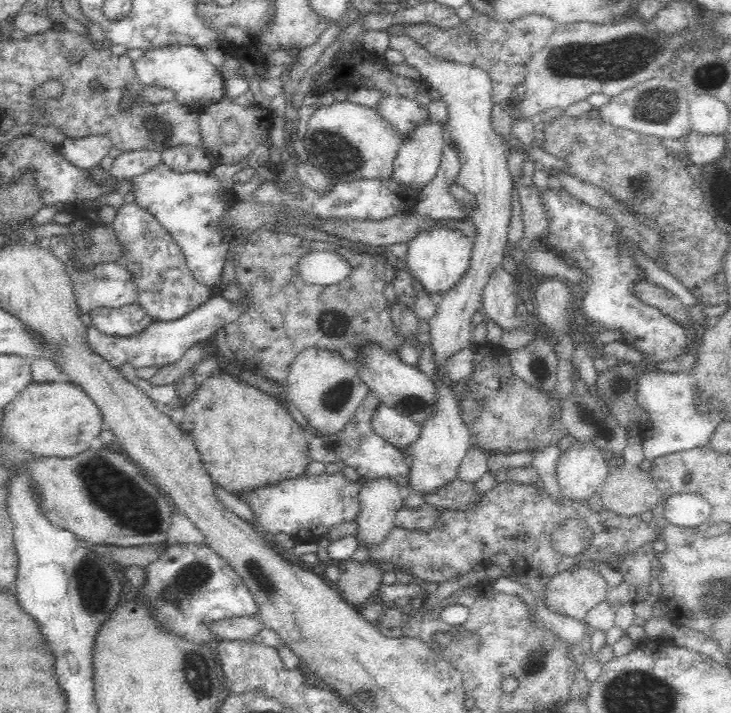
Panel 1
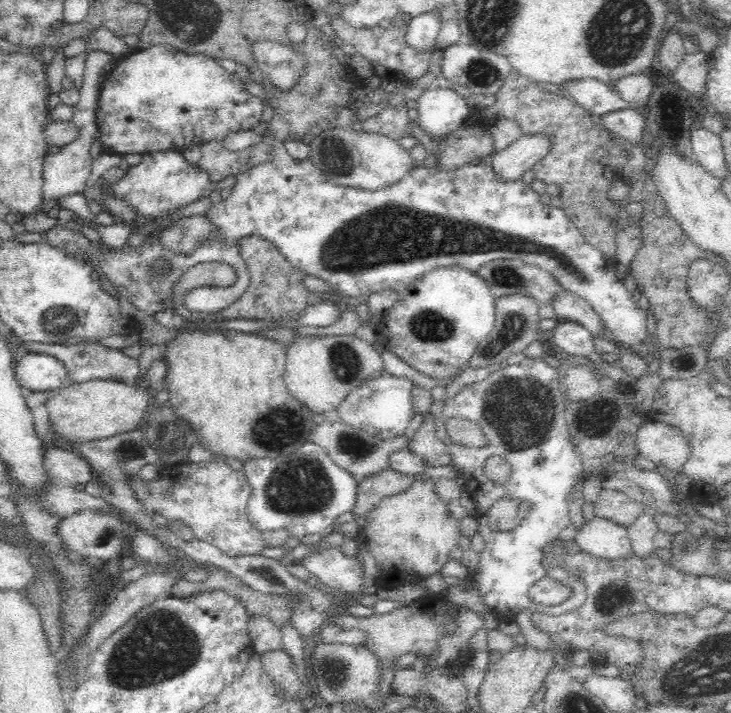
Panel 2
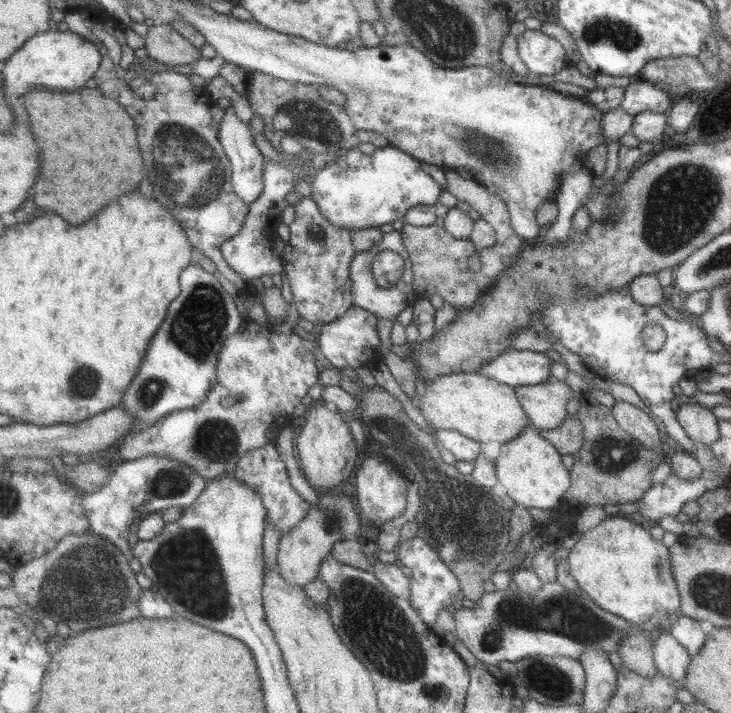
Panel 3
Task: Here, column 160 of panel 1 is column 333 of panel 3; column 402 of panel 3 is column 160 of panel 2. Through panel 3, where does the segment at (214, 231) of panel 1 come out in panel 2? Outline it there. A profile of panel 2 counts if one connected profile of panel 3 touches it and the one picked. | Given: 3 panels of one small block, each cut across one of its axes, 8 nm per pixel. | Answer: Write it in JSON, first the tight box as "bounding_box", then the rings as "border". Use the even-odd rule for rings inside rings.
{"bounding_box":[92,148,214,222],"border":[[[164,148],[144,154],[142,162],[130,166],[126,176],[122,176],[120,180],[112,182],[102,176],[92,186],[98,192],[98,200],[102,196],[112,196],[112,200],[120,200],[122,204],[128,204],[132,210],[136,210],[136,214],[140,214],[142,222],[152,222],[160,218],[166,220],[176,212],[190,208],[192,204],[196,204],[196,200],[208,198],[210,192],[214,190],[214,182],[210,174],[200,164],[186,162],[184,152],[174,148]]]}

